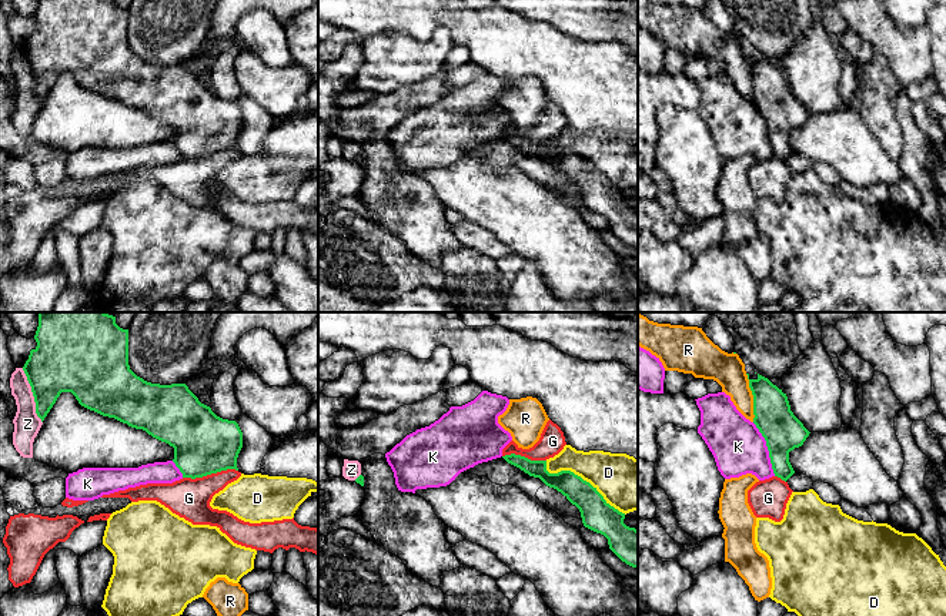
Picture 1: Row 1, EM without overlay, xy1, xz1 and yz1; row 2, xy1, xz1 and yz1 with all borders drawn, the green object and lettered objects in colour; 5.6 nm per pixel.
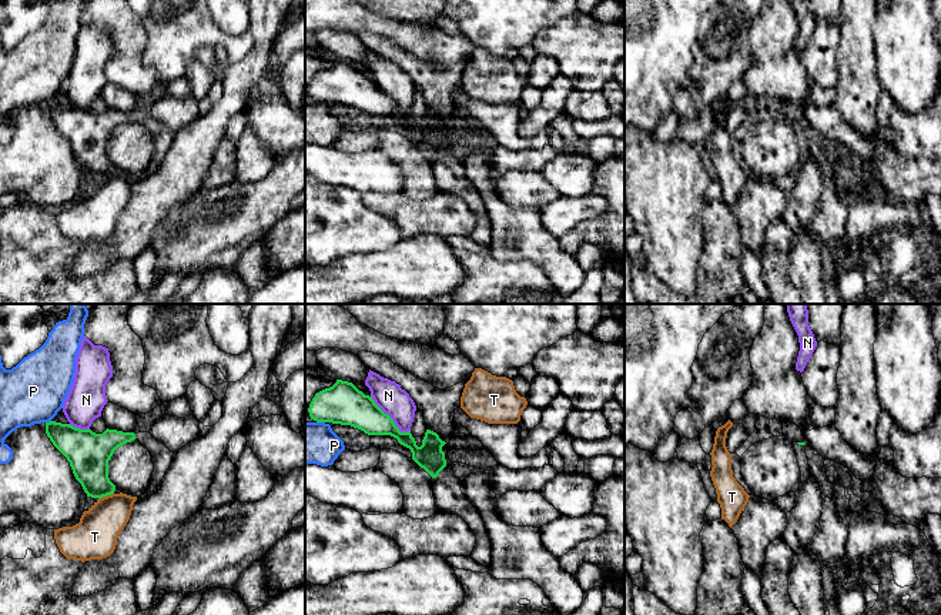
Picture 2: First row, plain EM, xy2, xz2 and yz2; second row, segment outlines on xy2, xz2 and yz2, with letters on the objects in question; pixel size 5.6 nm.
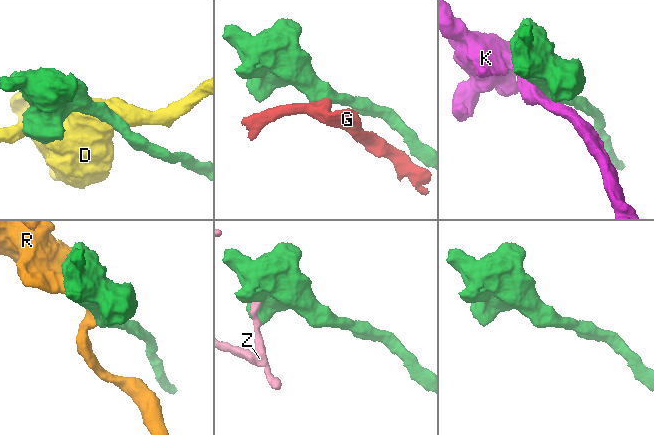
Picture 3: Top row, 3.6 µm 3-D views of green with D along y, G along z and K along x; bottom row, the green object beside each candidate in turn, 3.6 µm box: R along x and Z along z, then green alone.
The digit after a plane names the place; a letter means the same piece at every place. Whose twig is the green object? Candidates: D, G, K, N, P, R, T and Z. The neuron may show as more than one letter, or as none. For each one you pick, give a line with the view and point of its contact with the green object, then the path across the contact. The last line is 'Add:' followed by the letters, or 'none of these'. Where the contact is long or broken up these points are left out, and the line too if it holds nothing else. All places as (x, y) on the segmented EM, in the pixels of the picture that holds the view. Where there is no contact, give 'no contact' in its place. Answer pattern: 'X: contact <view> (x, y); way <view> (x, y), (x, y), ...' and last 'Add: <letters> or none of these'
Add: none of these

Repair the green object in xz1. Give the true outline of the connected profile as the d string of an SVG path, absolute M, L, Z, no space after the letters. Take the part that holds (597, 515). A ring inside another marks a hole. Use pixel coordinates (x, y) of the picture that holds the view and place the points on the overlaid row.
M515 453L502 458L561 492L579 509L584 526L604 535L608 539L609 549L622 562L638 569L638 530L624 523L625 513L611 506L596 488L571 471L549 473L546 461L531 461Z

